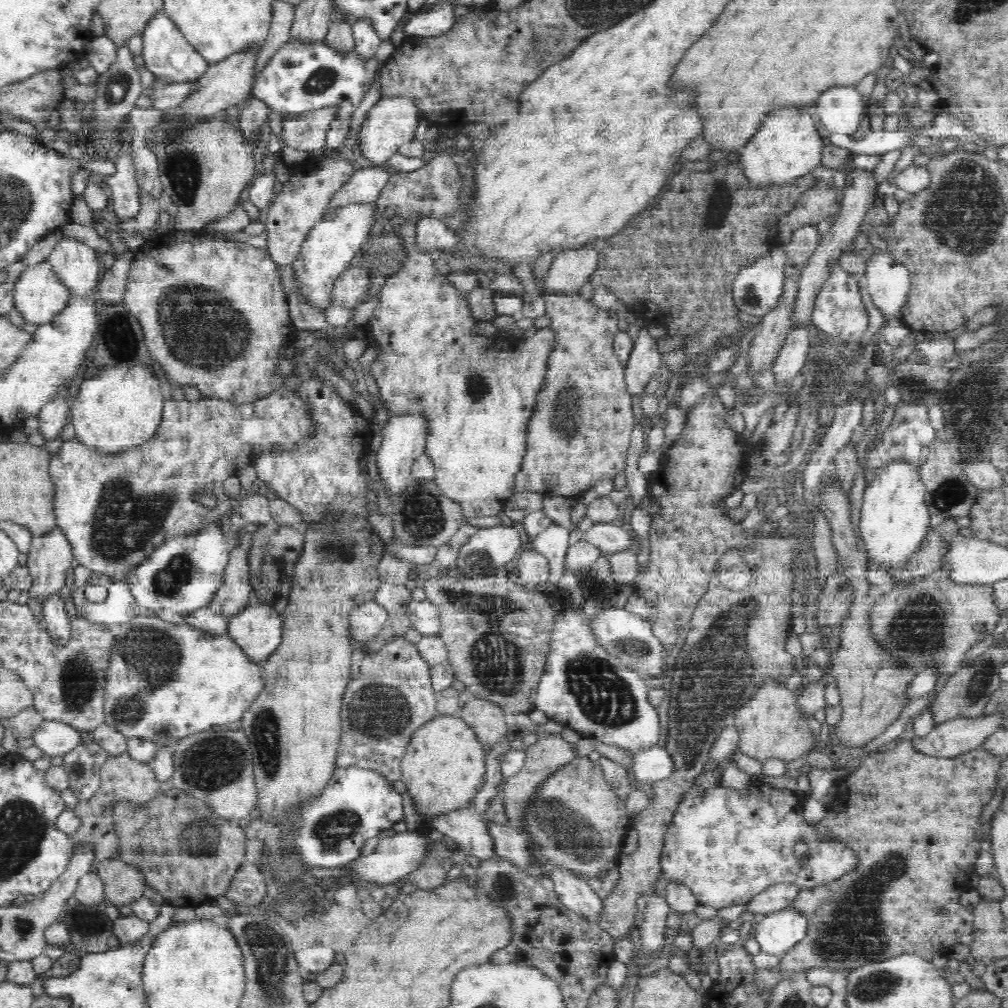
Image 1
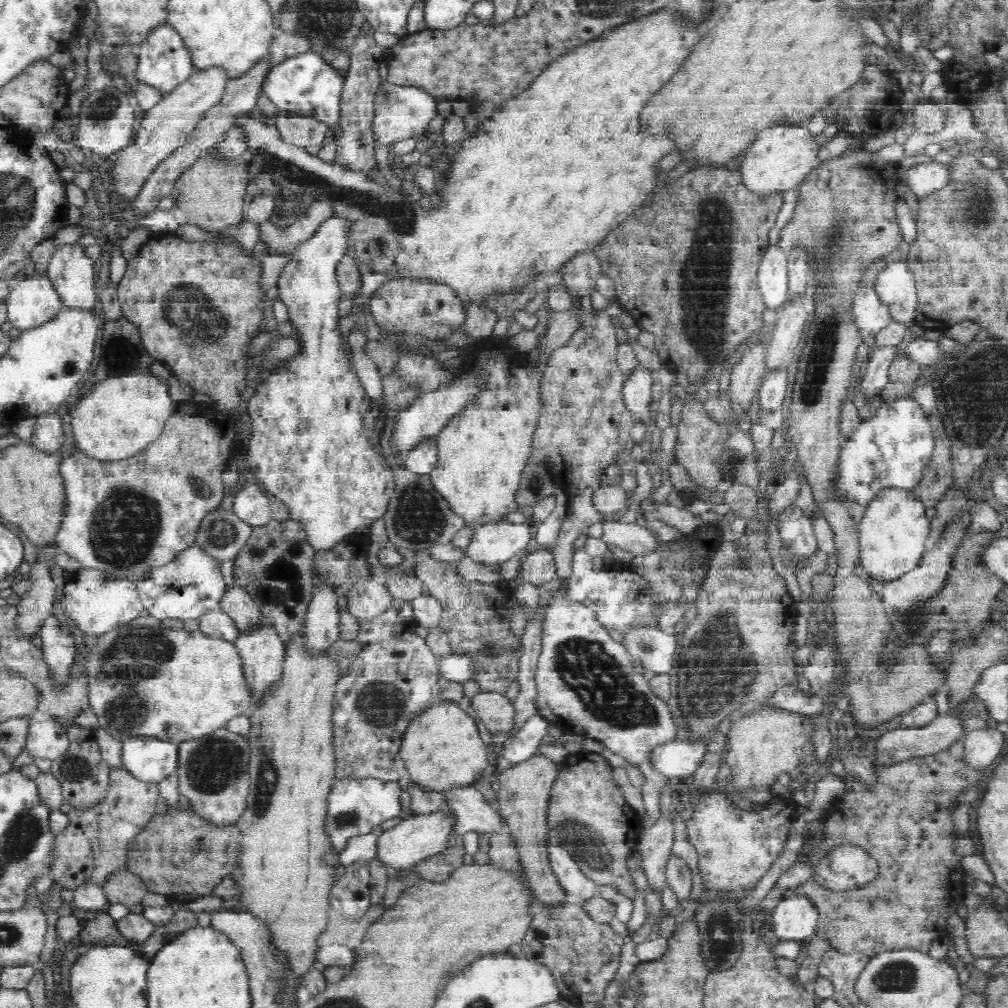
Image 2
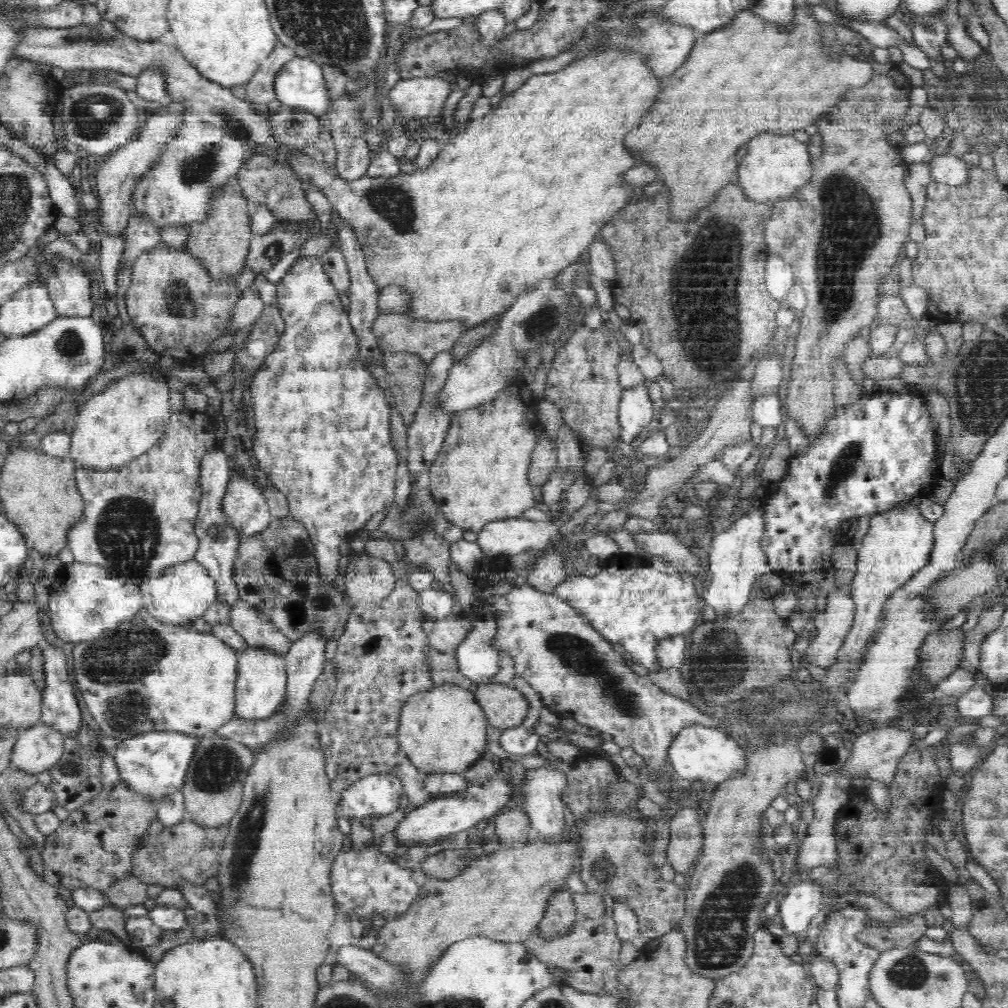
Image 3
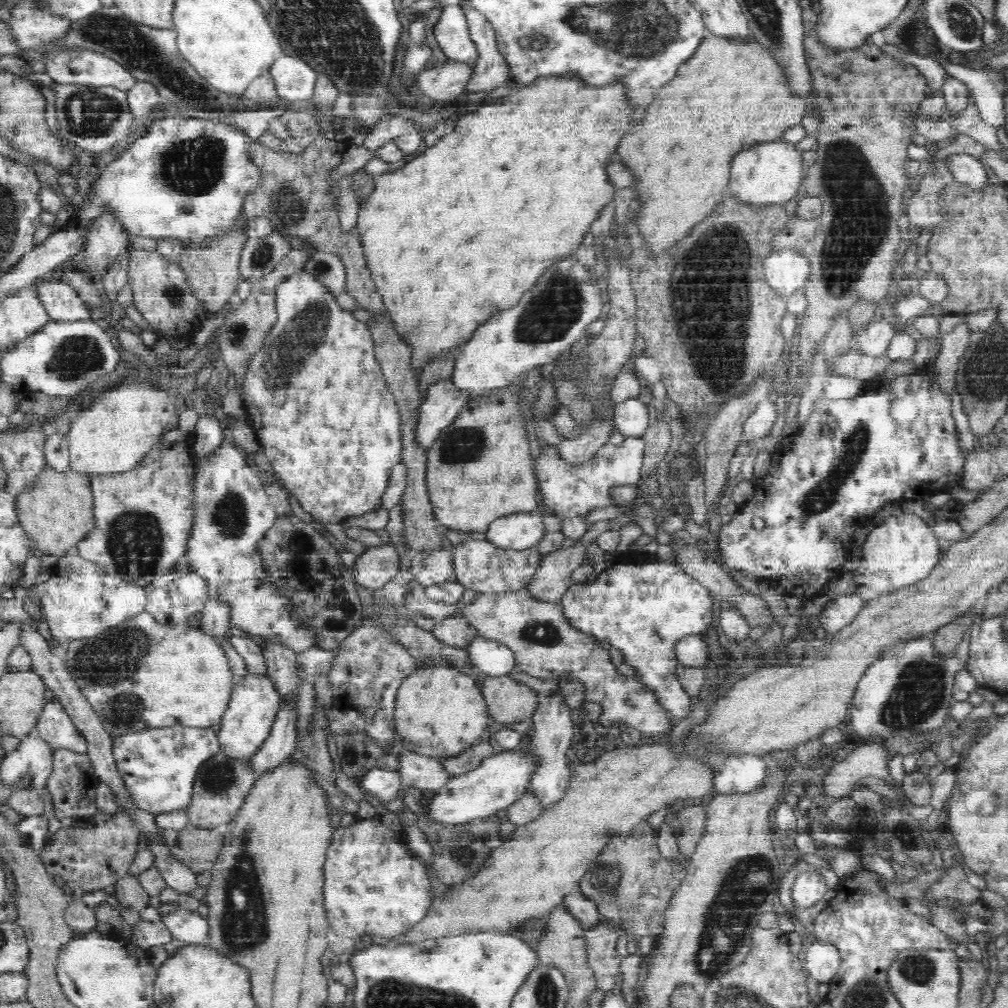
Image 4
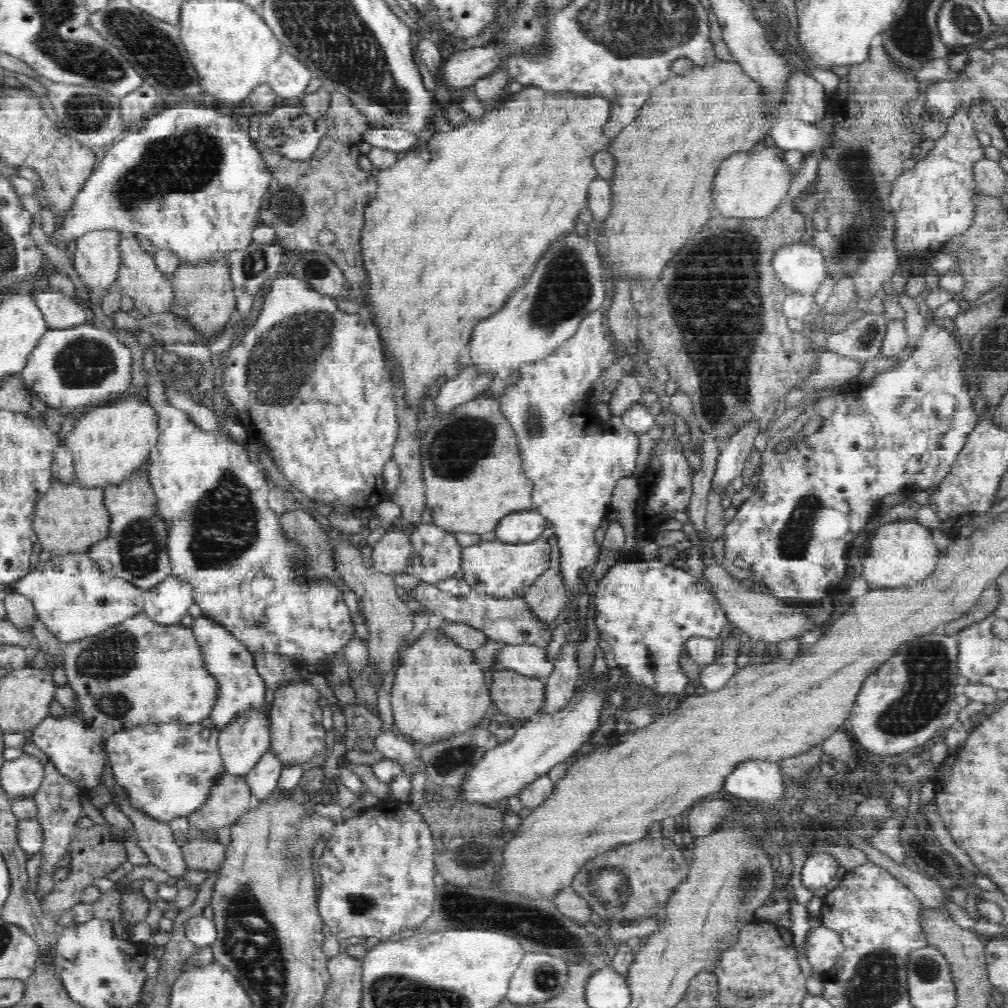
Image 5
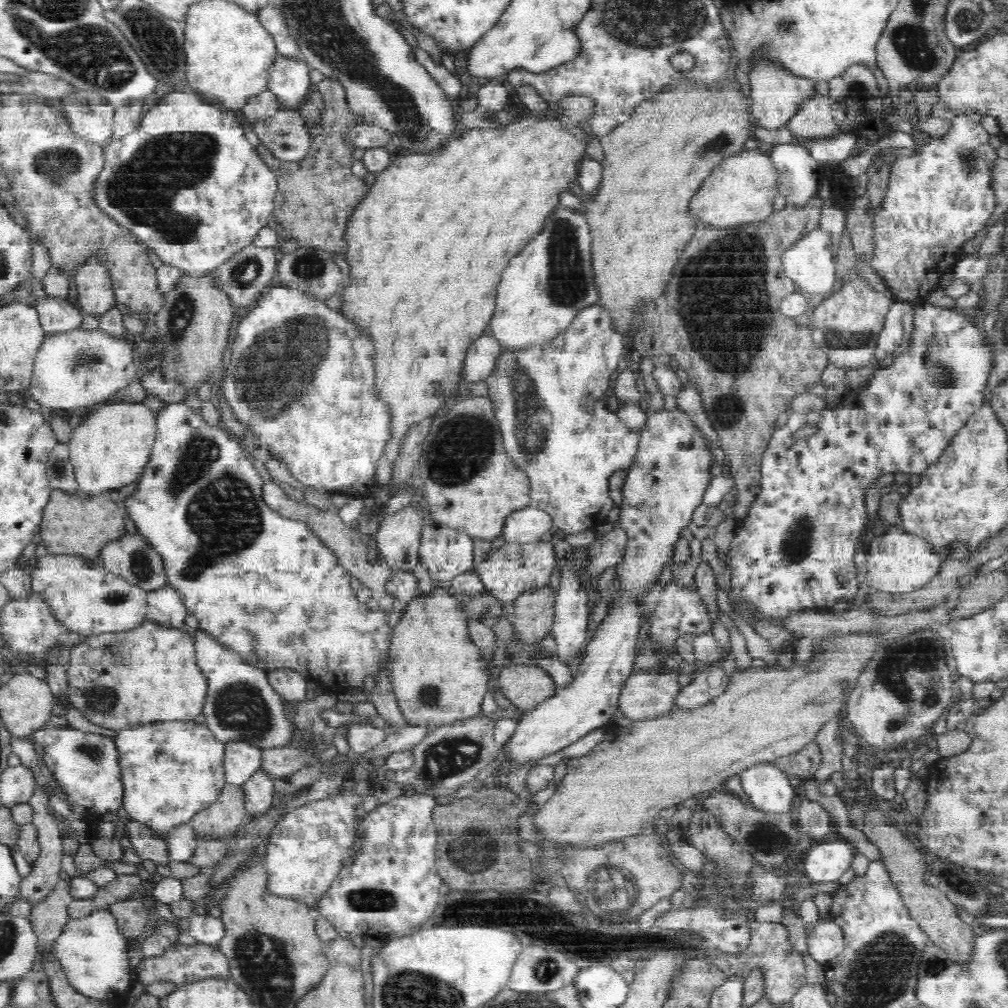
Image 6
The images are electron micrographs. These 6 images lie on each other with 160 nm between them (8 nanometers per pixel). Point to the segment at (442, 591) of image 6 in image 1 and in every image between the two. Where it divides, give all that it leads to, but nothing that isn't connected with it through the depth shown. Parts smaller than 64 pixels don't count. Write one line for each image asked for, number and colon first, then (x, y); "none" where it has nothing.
1: (444, 766)
2: (441, 747)
3: (443, 728)
4: (439, 709)
5: (439, 687)

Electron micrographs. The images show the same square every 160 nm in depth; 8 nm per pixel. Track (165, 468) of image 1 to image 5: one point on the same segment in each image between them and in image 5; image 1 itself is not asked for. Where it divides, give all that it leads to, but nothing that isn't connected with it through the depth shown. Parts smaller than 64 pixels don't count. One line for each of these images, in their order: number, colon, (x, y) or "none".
2: (125, 518)
3: (139, 520)
4: (142, 516)
5: (135, 550)

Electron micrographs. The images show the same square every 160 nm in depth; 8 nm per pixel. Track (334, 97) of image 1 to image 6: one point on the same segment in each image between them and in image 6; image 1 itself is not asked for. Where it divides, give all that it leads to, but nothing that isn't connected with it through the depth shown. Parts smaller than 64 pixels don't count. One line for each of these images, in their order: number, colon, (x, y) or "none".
2: (303, 84)
3: (299, 84)
4: (294, 80)
5: (289, 77)
6: (289, 82)

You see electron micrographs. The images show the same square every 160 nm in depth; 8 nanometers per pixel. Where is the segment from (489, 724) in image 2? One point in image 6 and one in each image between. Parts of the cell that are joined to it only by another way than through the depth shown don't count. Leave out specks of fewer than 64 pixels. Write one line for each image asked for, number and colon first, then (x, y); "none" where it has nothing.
3: (505, 707)
4: (509, 701)
5: (517, 695)
6: (526, 686)

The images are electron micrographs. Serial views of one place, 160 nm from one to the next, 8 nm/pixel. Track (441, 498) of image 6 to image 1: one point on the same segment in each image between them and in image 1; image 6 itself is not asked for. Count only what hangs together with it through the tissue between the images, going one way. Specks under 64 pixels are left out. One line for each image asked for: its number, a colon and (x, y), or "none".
1: (481, 398)
2: (482, 452)
3: (482, 472)
4: (479, 469)
5: (471, 470)

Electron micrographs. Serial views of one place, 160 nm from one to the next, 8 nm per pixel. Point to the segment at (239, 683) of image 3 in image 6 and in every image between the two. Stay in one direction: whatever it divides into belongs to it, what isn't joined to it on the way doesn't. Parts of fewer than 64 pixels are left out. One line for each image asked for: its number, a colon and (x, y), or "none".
4: (246, 724)
5: (242, 745)
6: (241, 760)

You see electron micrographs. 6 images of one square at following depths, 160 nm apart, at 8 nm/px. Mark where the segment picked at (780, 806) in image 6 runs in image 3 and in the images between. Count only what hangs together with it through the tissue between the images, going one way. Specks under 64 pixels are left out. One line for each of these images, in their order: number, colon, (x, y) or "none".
3: (637, 606)
4: (741, 774)
5: (760, 782)

